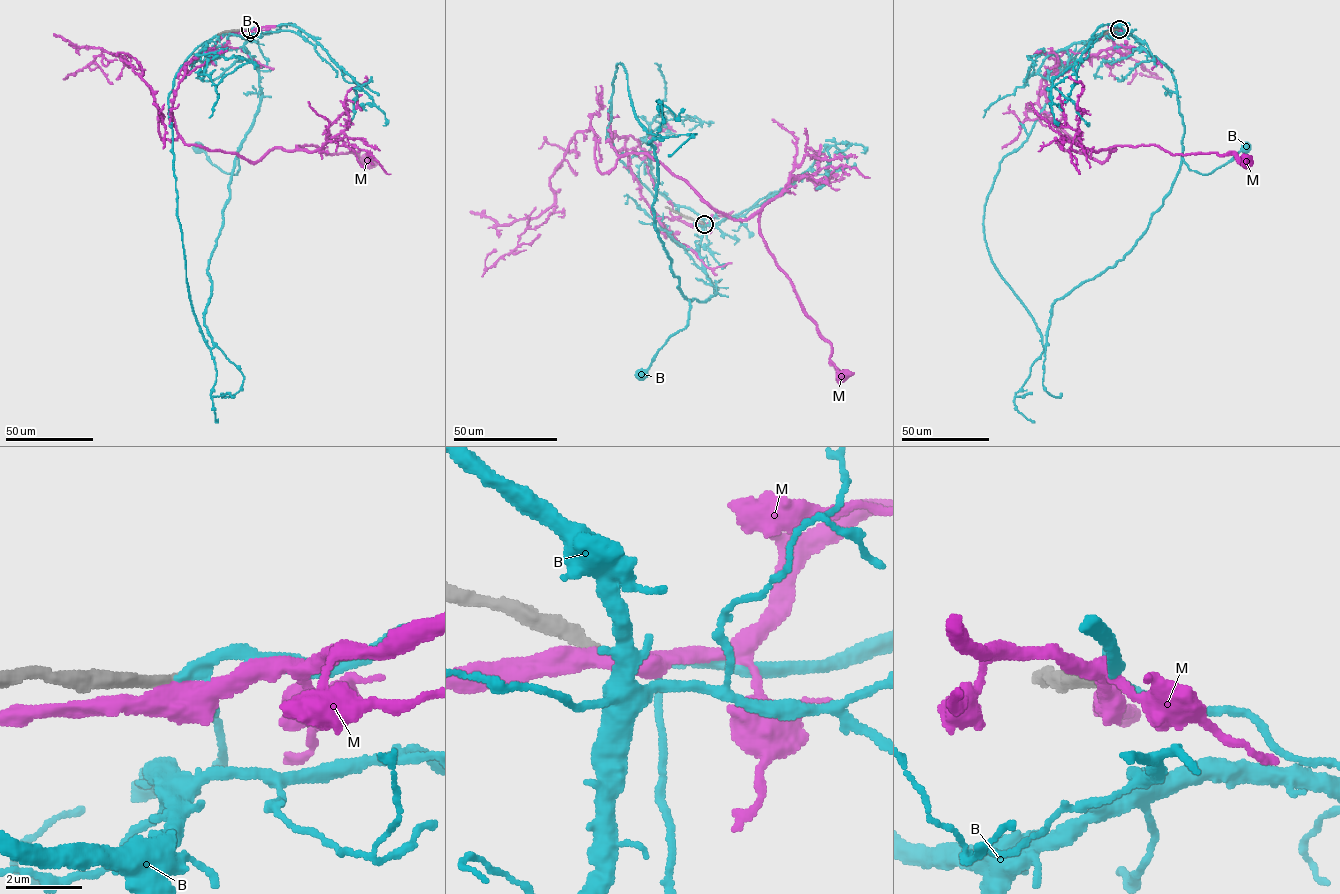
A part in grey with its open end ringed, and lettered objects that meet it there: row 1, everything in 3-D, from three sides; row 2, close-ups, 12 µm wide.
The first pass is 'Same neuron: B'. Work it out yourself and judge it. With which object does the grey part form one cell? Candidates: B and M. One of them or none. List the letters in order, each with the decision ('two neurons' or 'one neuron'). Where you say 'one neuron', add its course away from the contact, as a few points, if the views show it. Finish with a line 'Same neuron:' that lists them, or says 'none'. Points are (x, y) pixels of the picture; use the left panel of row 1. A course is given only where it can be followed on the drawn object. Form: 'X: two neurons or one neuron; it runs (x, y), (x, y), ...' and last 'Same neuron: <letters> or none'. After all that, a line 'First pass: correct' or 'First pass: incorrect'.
B: one neuron; it runs (250, 29), (254, 40), (244, 47), (257, 69), (261, 100), (239, 148), (236, 174), (224, 172), (198, 148)
M: two neurons
Same neuron: B
First pass: correct

